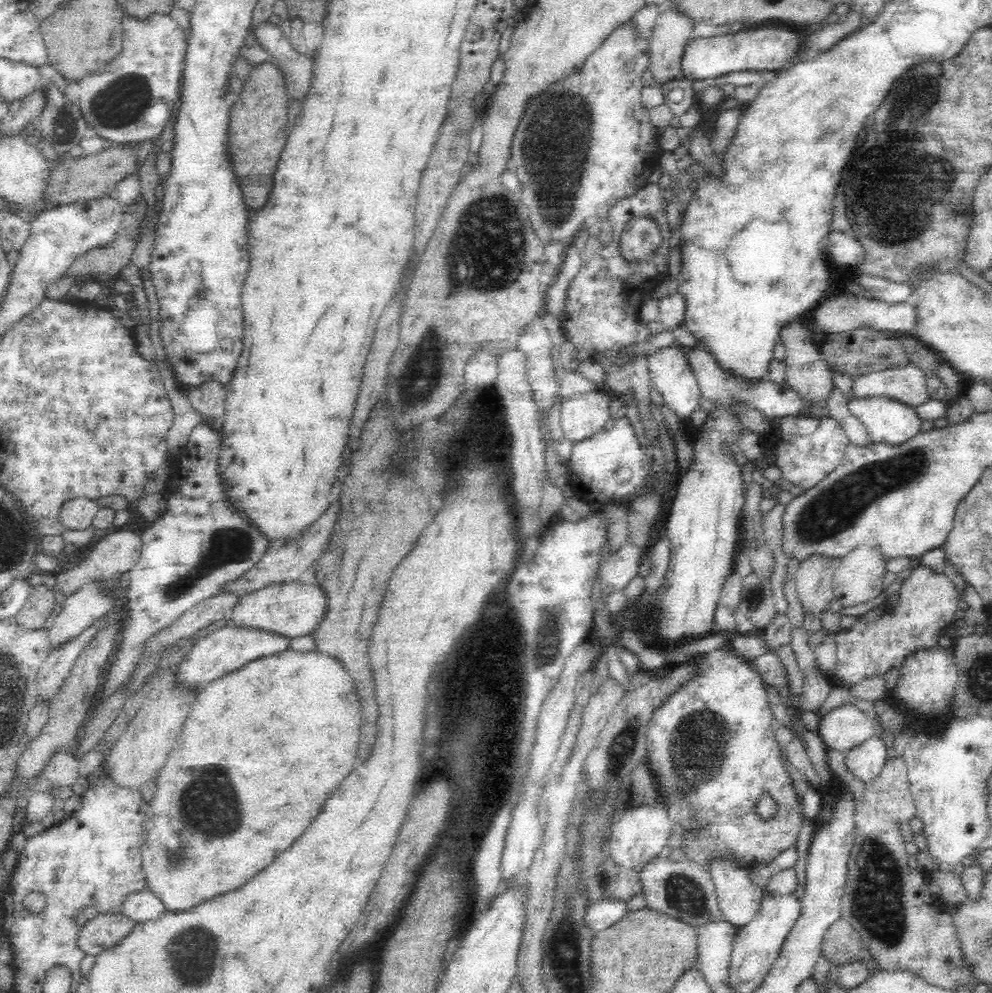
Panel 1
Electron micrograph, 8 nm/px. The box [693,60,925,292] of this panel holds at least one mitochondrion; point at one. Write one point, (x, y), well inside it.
(908, 223)

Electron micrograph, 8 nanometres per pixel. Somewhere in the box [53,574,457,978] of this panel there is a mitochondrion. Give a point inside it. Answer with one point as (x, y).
(207, 800)

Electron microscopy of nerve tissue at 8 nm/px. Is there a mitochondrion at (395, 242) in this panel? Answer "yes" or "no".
no

